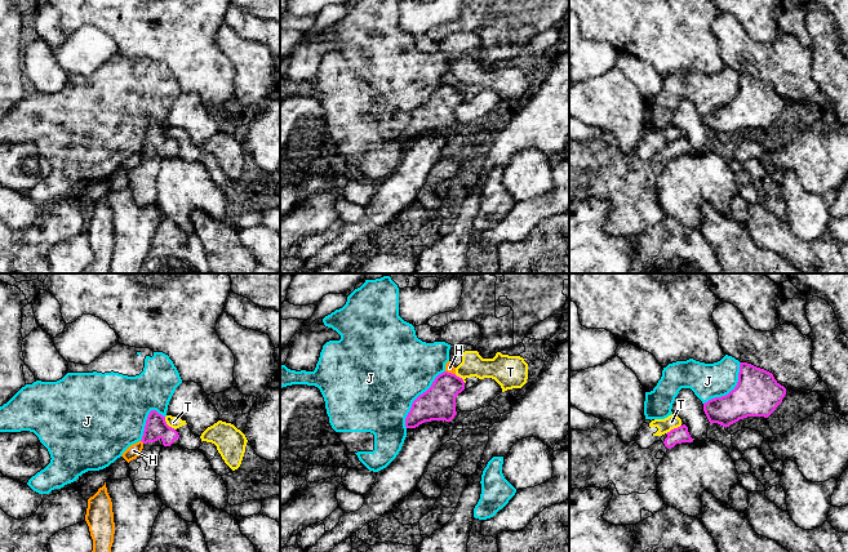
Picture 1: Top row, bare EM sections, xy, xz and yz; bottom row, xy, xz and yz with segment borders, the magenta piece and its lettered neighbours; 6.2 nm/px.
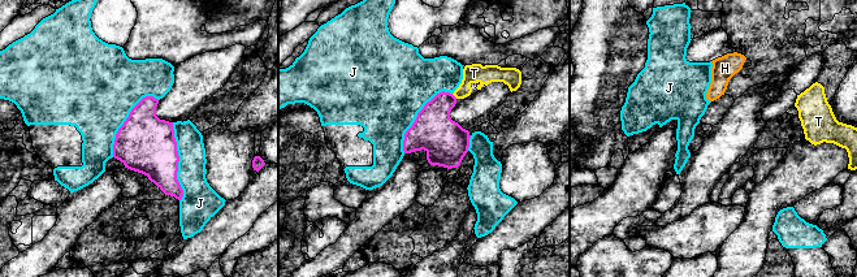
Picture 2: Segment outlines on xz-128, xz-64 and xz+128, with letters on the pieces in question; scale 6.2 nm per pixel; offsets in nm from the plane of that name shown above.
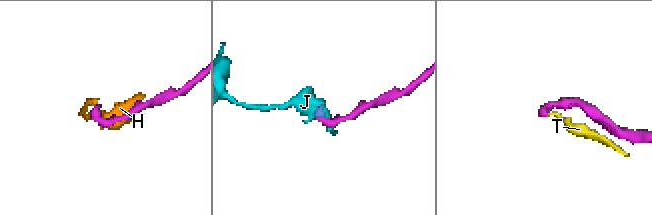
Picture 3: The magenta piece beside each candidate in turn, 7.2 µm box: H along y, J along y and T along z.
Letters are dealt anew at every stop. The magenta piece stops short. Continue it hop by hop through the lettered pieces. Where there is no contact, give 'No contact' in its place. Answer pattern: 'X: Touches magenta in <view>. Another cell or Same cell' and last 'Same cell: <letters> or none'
H: Touches magenta in xy. Another cell
J: Touches magenta in xz. Another cell
T: Touches magenta in xy. Another cell
Same cell: none

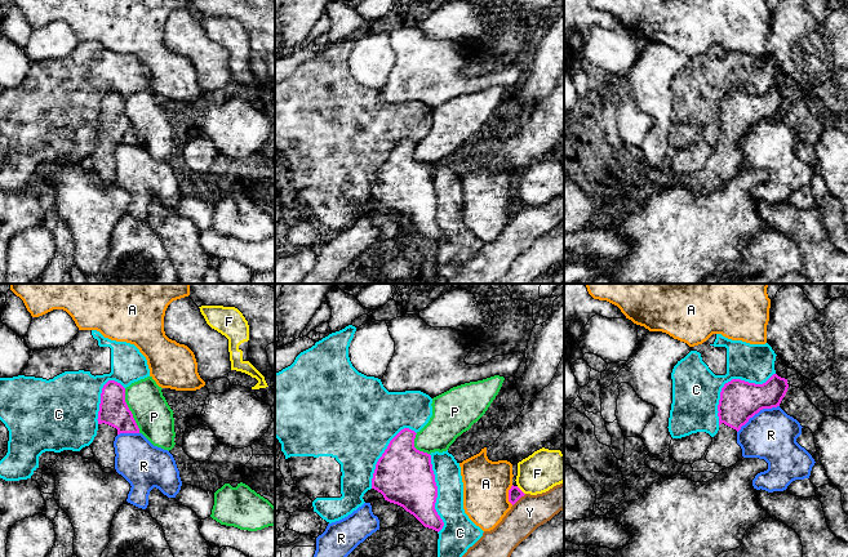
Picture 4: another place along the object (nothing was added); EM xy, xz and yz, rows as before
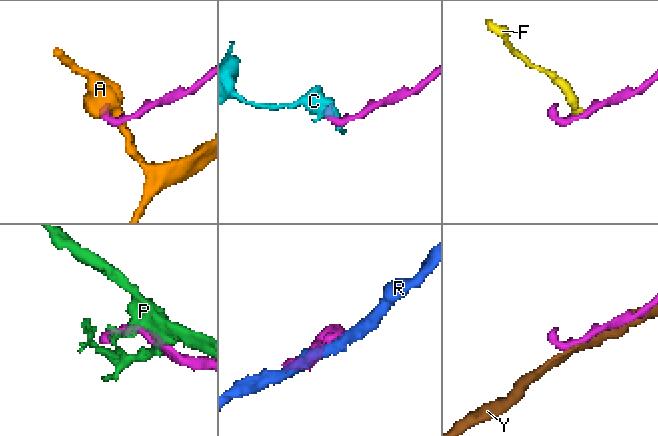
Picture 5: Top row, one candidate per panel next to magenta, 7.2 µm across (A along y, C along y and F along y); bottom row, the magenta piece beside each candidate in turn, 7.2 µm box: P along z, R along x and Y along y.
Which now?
A: Touches magenta in xz. Another cell
C: Touches magenta in yz. Another cell
F: Touches magenta in xz. Another cell
P: Touches magenta in xy. Another cell
R: Touches magenta in yz. Another cell
Y: Touches magenta in xz. Another cell
Same cell: none

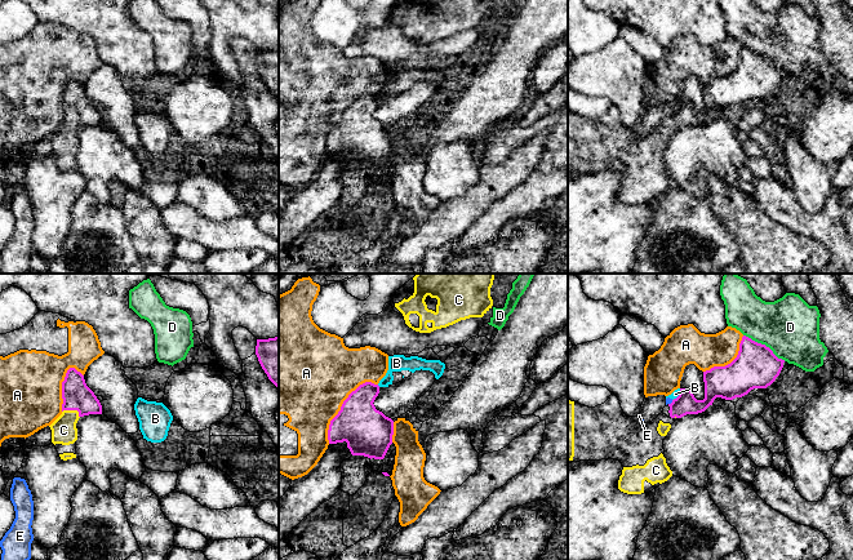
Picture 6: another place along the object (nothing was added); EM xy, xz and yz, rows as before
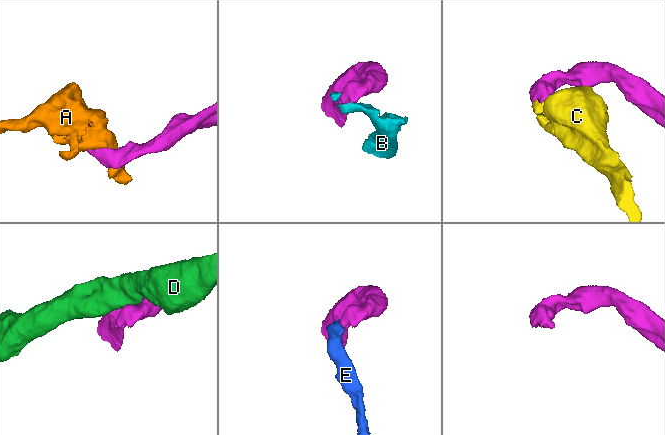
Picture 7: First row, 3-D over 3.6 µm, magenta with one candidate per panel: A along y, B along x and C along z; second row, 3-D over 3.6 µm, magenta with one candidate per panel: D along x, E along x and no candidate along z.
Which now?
A: Touches magenta in xz. Another cell
B: Touches magenta in yz. Another cell
C: Touches magenta in xy. Same cell
D: Touches magenta in yz. Another cell
E: Touches magenta in yz. Another cell
Same cell: C

